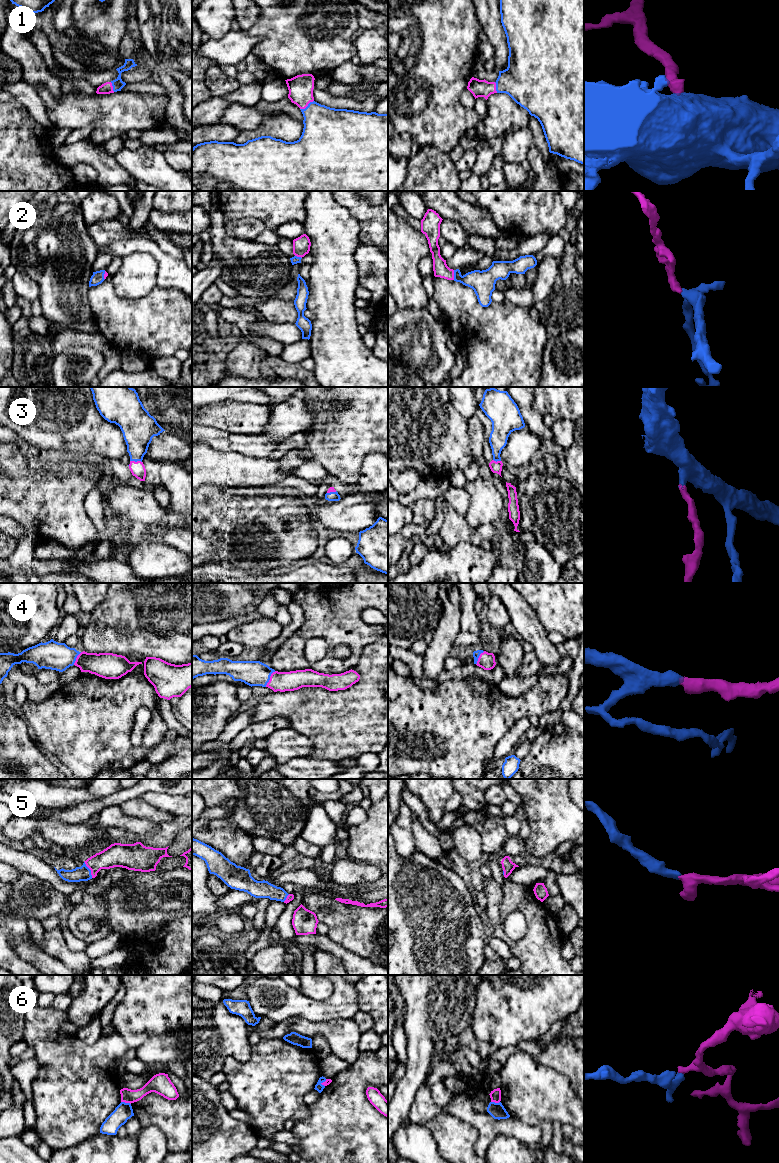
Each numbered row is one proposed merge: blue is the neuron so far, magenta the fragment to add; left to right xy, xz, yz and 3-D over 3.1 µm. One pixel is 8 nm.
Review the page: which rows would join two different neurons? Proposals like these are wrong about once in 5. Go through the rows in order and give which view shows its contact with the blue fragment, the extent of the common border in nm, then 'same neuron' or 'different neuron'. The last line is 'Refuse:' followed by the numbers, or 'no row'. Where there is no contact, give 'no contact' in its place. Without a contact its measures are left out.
1: contact in xz; length 130 nm; same neuron
2: contact in yz; length 80 nm; same neuron
3: contact in xy; length 100 nm; same neuron
4: contact in xz; length 150 nm; same neuron
5: contact in xy; length 150 nm; same neuron
6: contact in xy; length 80 nm; different neuron
Refuse: 6

